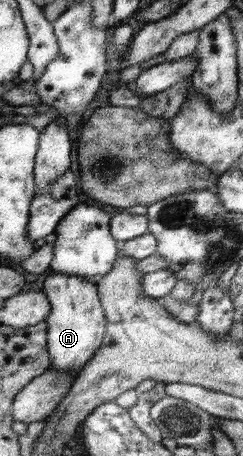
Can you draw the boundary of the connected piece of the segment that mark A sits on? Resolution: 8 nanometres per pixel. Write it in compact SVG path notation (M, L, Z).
M49 272L42 291L50 302L47 323L48 351L51 357L50 368L71 373L75 378L85 363L93 358L101 346L106 333L106 318L96 284L59 272Z

